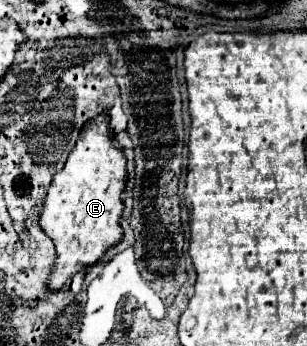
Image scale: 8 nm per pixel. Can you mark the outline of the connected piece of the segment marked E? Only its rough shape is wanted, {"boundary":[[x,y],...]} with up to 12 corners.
{"boundary":[[110,115],[84,123],[40,227],[50,287],[122,239],[126,157]]}

